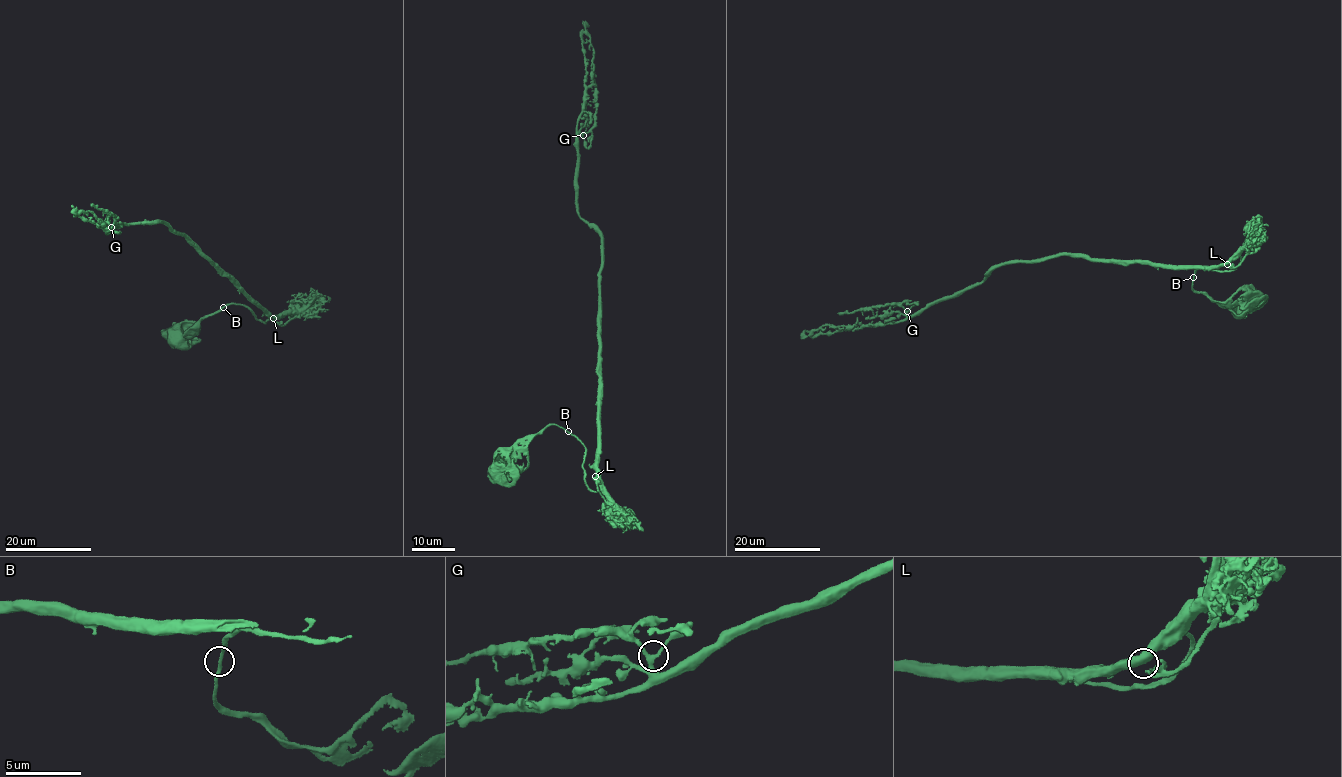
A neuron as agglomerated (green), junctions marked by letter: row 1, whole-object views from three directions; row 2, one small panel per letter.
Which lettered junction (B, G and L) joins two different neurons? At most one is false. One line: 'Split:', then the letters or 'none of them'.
Split: none of them

